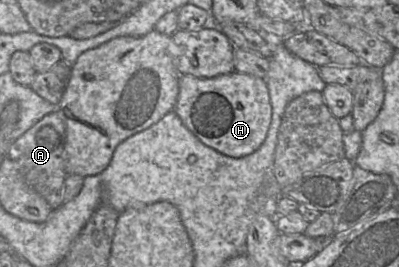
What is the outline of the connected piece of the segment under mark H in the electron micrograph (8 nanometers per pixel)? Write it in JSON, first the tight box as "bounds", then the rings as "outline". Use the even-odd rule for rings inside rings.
{"bounds":[174,71,272,158],"outline":[[[237,71],[214,78],[181,75],[174,111],[202,144],[231,158],[255,152],[265,141],[272,119],[265,80]]]}

